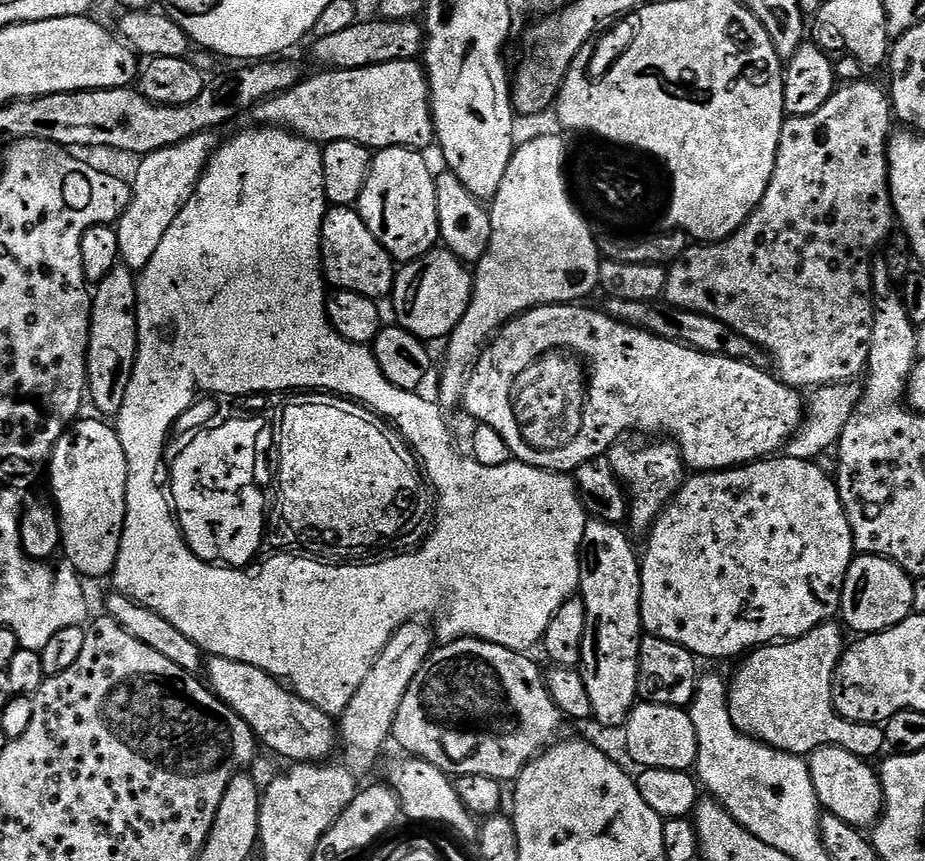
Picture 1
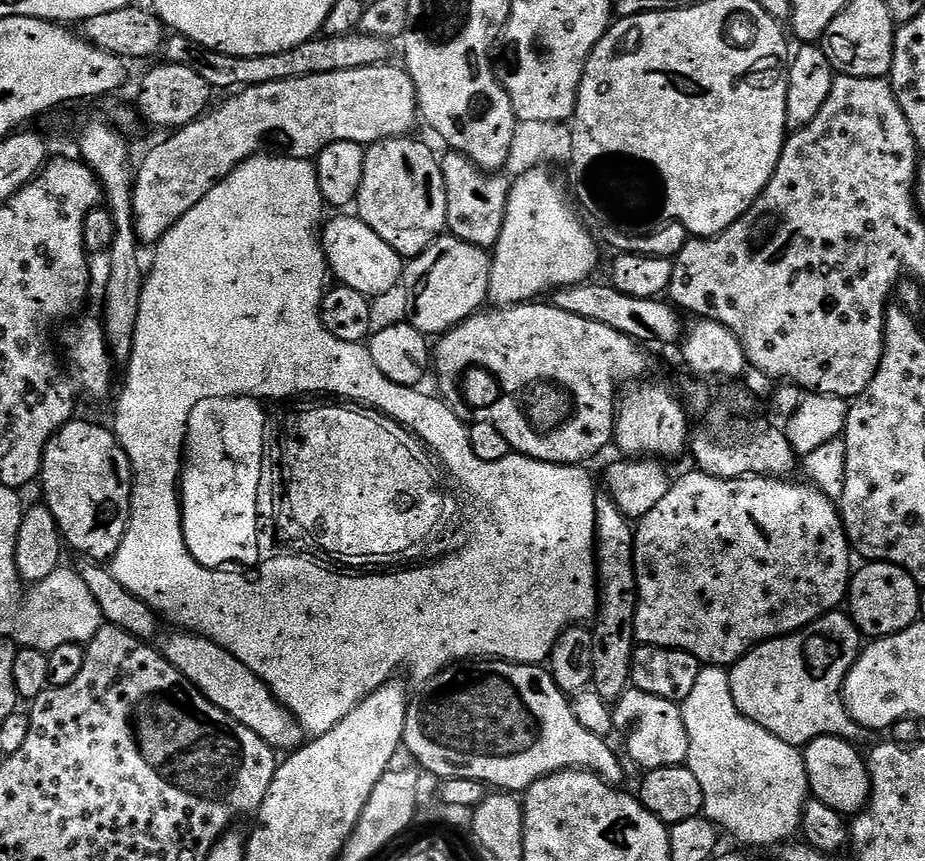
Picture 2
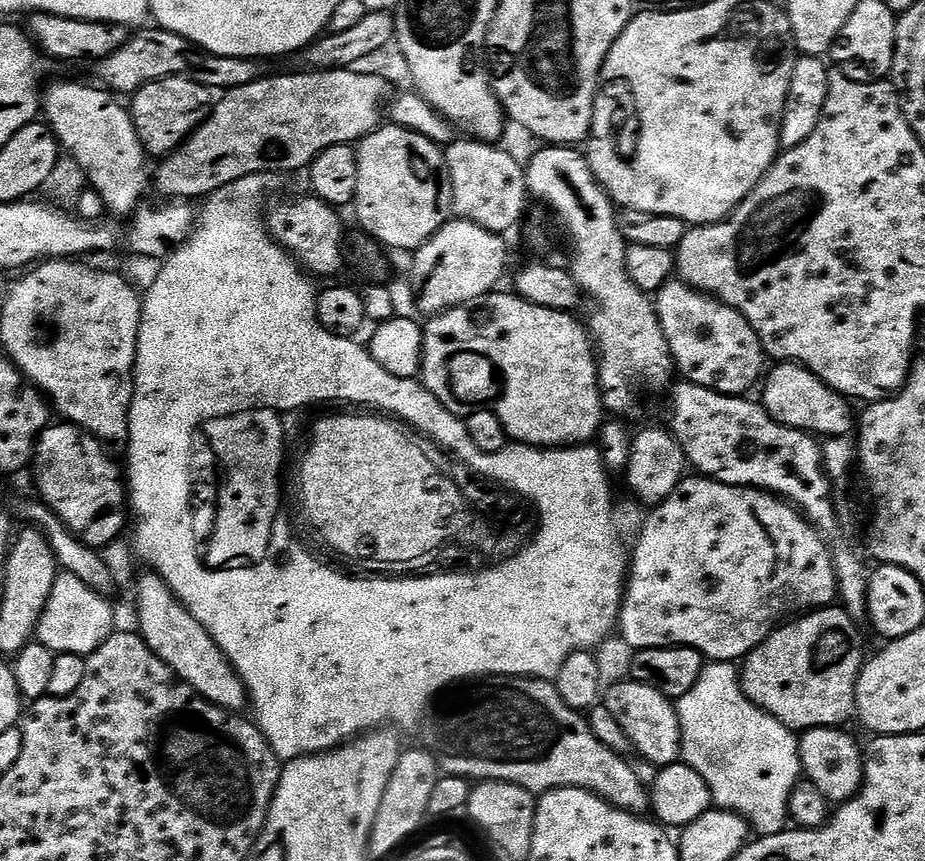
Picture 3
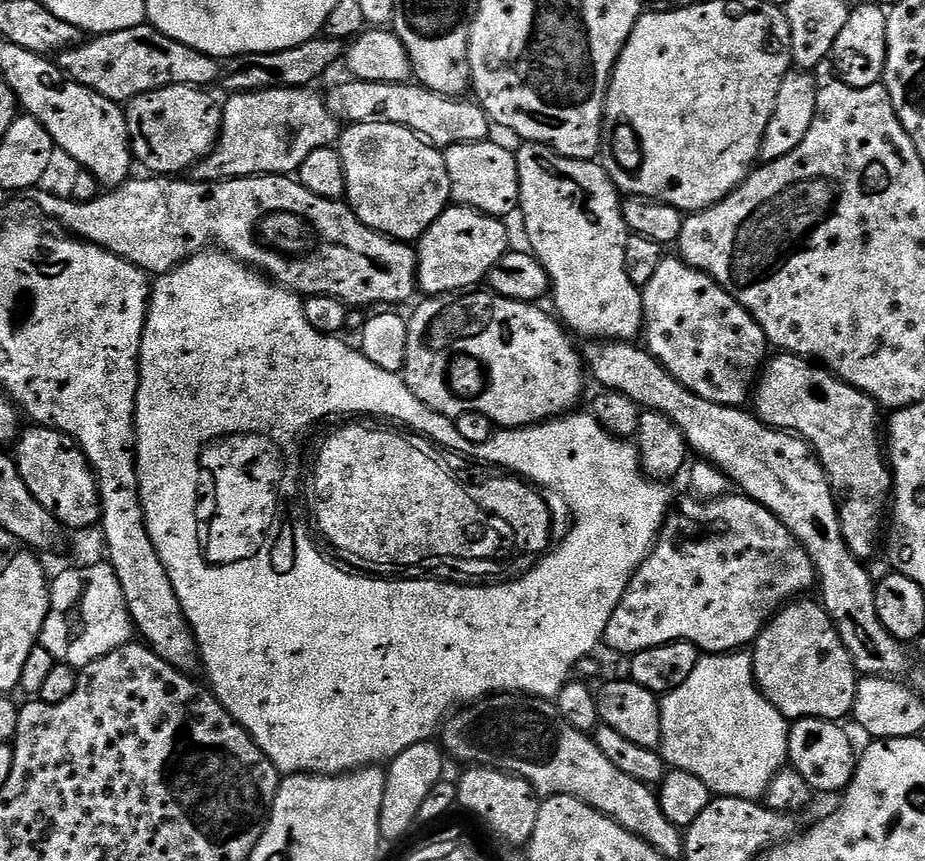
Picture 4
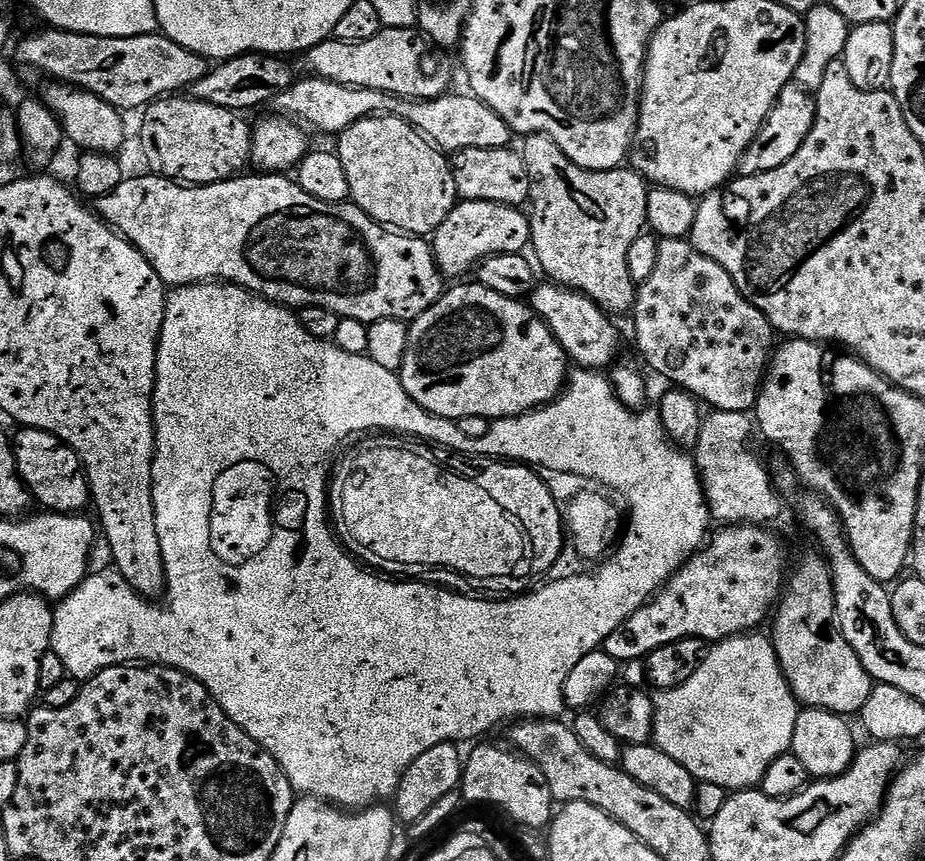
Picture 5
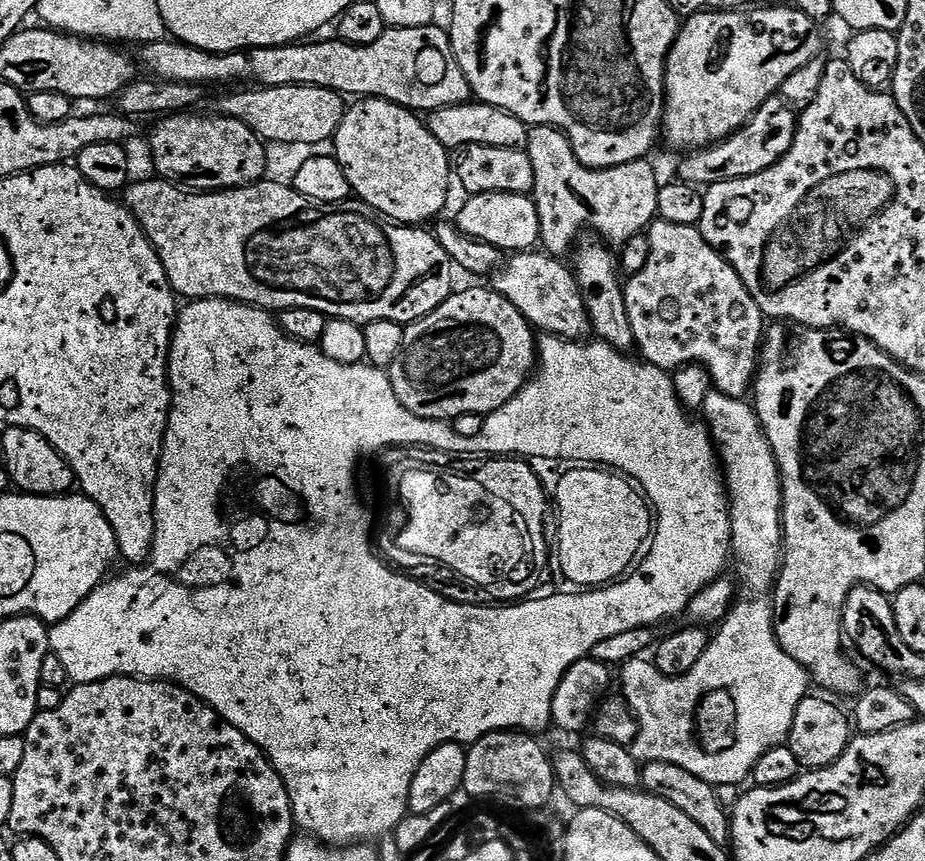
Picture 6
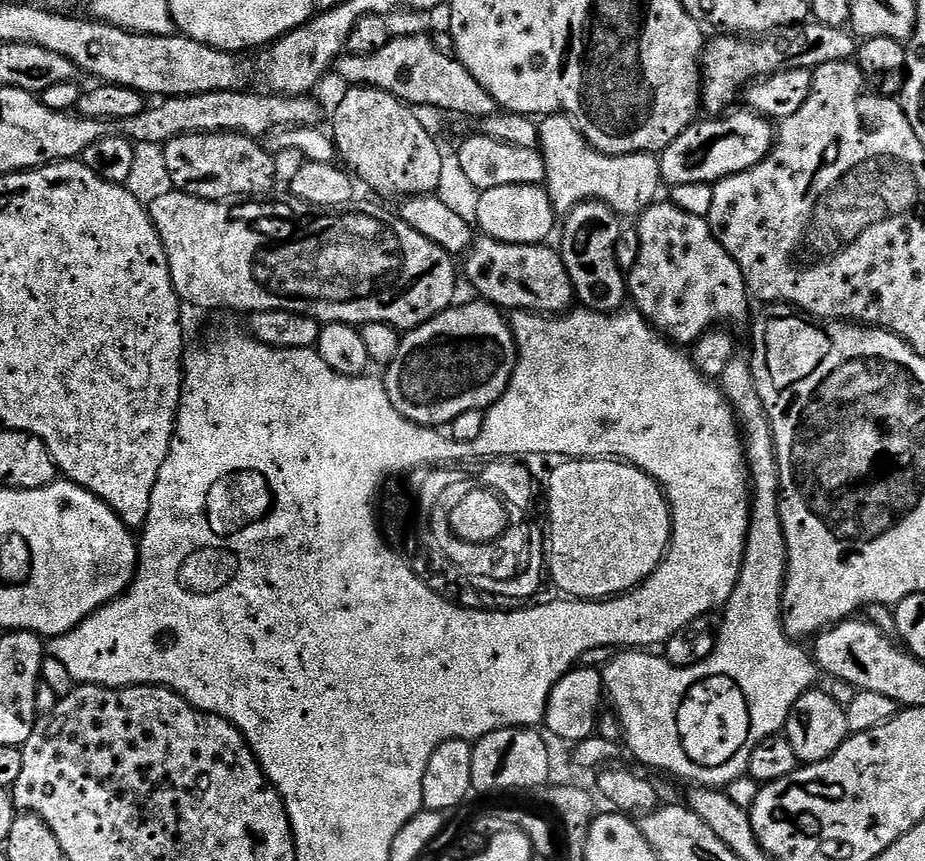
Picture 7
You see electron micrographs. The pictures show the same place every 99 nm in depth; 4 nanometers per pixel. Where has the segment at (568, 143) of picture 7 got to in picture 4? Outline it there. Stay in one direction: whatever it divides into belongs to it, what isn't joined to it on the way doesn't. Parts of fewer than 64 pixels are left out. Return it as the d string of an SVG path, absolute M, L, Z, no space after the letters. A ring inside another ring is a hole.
M524 142L519 146L521 148L517 147L515 149L516 161L518 162L518 182L520 183L520 207L518 212L519 215L524 215L524 232L526 235L528 235L529 244L527 244L527 247L530 249L532 255L536 257L536 260L539 262L539 264L544 267L546 274L548 275L548 283L550 285L550 300L553 300L553 302L556 303L556 309L554 309L555 315L562 321L565 329L567 329L569 333L575 334L577 337L579 337L578 335L592 336L588 338L595 338L600 342L611 342L613 340L623 340L625 342L635 341L637 337L641 335L642 329L644 327L644 294L641 289L637 288L634 282L630 282L630 274L626 274L626 246L628 245L630 229L628 227L628 223L624 221L624 206L622 203L622 193L620 189L617 188L613 180L608 177L608 171L604 168L603 163L593 162L590 160L571 160L569 156L563 156L560 152L556 152L546 144L533 144L531 142Z

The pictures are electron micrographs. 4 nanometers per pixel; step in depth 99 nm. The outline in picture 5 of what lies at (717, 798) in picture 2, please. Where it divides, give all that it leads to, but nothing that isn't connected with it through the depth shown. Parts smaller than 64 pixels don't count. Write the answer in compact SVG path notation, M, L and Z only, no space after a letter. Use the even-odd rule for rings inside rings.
M745 634L713 643L705 651L704 661L694 670L694 678L677 688L665 688L651 697L653 730L651 739L674 762L682 762L697 782L729 790L752 790L770 770L770 762L792 747L794 726L802 708L784 677L778 654L767 635Z

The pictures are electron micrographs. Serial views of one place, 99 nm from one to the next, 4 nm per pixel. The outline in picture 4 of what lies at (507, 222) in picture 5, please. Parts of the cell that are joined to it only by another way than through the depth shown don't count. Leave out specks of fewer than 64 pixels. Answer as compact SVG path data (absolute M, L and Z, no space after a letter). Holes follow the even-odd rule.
M449 206L418 241L419 291L425 292L423 295L428 298L444 298L483 285L492 267L510 251L508 228L504 224L507 223L499 216L487 216L473 208Z

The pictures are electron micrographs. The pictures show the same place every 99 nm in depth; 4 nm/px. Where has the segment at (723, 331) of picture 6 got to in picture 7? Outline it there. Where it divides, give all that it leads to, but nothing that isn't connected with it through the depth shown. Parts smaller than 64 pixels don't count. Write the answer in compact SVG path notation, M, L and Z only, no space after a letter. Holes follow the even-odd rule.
M657 202L648 209L647 212L640 213L638 223L635 225L638 230L638 238L642 242L642 250L638 250L638 262L634 262L631 272L627 273L626 279L628 281L628 294L633 304L635 311L643 314L648 323L656 329L657 332L668 337L673 344L677 346L692 346L696 341L704 336L706 333L713 331L717 326L724 326L727 320L740 320L748 312L748 300L750 301L750 293L742 270L738 266L738 262L734 262L734 258L730 258L728 251L723 248L718 241L716 235L713 234L711 226L708 225L705 217L698 214L686 214L681 208L675 208L670 202Z

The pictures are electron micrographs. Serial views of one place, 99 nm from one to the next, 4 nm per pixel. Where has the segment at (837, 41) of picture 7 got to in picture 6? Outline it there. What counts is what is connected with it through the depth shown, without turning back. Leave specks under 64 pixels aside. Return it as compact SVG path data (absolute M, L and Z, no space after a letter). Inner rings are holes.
M749 6L727 10L705 10L693 12L687 19L681 23L680 33L677 34L674 46L668 55L668 65L664 67L664 118L662 121L663 143L668 143L672 148L681 148L681 153L684 154L697 148L709 148L712 144L725 140L727 136L733 136L771 96L779 93L780 87L784 85L786 78L790 78L790 74L794 74L794 70L802 70L802 66L806 66L806 62L810 62L814 57L821 55L822 49L820 47L824 44L823 38L820 37L821 25L817 21L806 18L806 14L802 14L794 6L788 6L788 8L755 8L755 6Z

